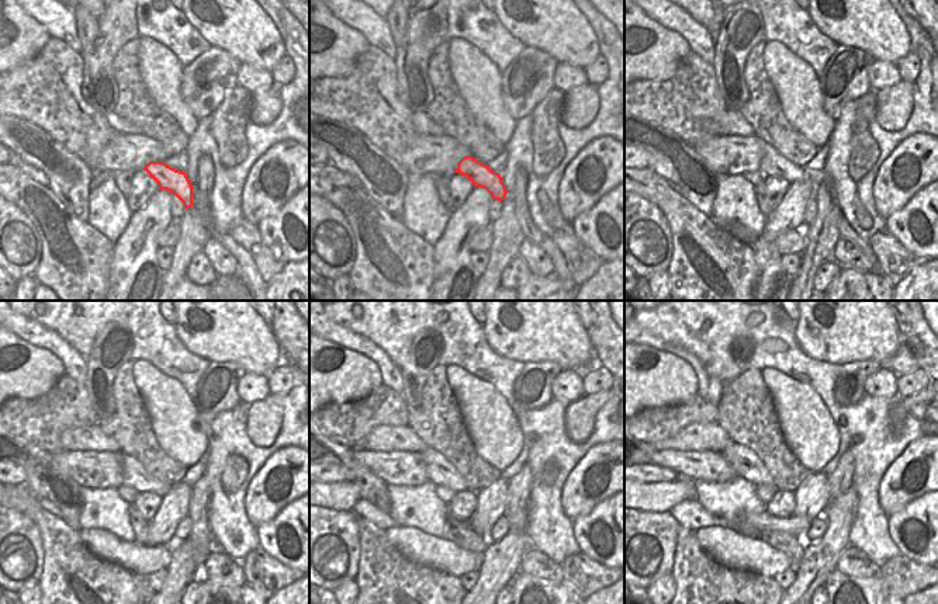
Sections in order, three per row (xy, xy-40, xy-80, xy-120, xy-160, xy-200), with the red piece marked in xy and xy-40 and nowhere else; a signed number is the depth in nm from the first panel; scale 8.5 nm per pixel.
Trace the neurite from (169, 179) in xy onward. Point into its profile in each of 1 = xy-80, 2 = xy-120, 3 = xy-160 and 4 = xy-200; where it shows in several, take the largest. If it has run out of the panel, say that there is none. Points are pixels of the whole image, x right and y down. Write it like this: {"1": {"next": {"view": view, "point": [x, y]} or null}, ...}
{"1": {"next": {"view": "xy-80", "point": [772, 163]}}, "2": {"next": {"view": "xy-120", "point": [141, 481]}}, "3": {"next": {"view": "xy-160", "point": [454, 481]}}, "4": {"next": {"view": "xy-200", "point": [765, 478]}}}

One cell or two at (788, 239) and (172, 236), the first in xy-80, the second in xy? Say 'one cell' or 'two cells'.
one cell

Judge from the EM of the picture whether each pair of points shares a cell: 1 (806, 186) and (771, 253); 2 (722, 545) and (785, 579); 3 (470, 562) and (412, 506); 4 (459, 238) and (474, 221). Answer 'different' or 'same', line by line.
1: same
2: different
3: different
4: same

